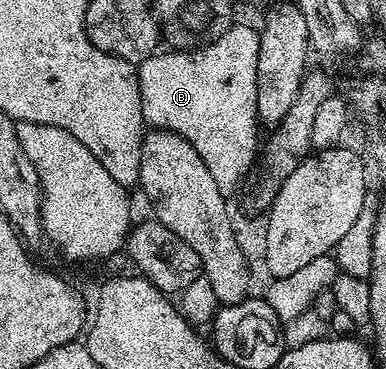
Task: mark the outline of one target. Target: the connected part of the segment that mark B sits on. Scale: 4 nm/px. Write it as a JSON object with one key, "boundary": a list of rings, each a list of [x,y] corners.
{"boundary":[[[236,22],[226,30],[226,34],[208,44],[191,50],[160,50],[138,66],[143,119],[153,129],[176,132],[190,141],[225,198],[231,197],[231,192],[235,190],[240,180],[240,168],[246,167],[251,160],[253,163],[258,154],[256,79],[259,45],[259,31],[248,24]]]}

